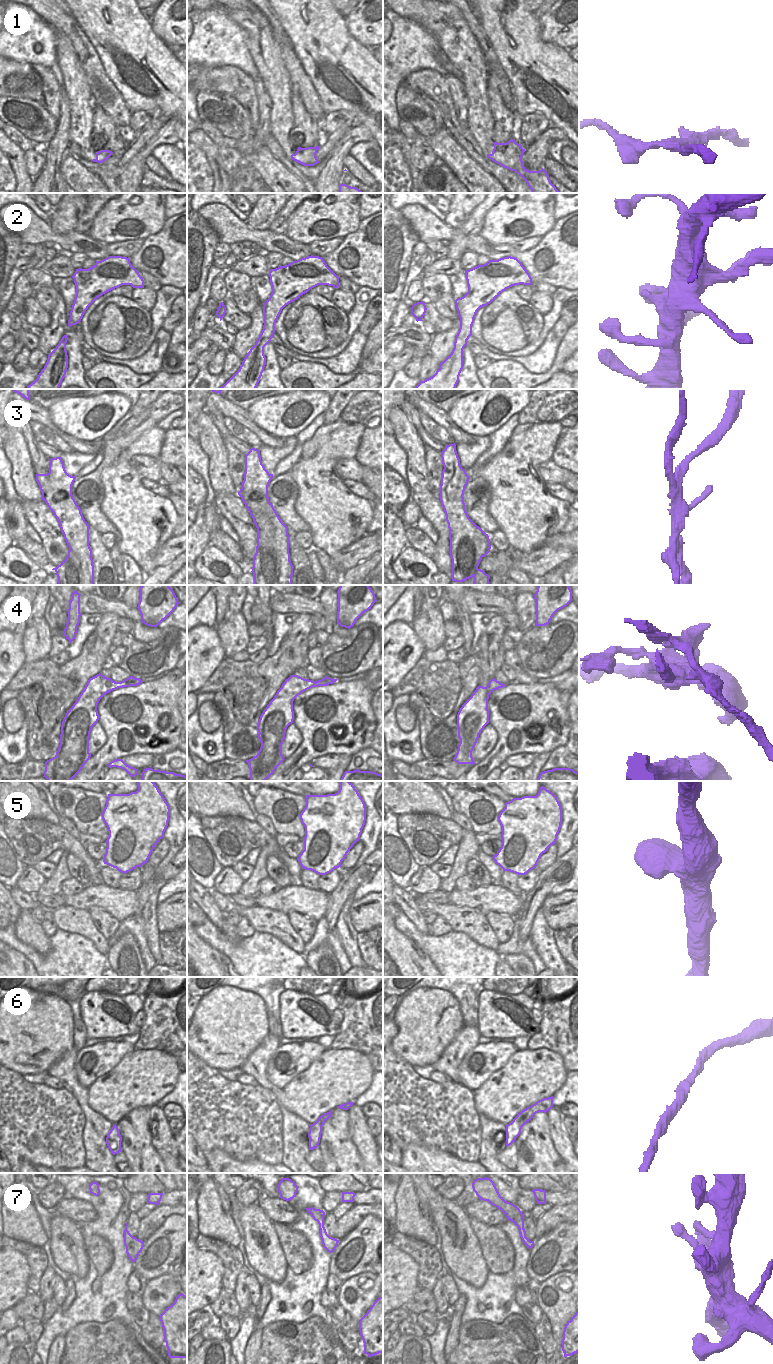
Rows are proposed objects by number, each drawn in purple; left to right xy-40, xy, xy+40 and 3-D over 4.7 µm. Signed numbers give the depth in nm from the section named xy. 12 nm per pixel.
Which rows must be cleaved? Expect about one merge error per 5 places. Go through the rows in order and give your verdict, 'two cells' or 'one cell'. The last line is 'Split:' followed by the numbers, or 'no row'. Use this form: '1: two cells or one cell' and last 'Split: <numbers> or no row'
1: two cells
2: one cell
3: two cells
4: two cells
5: one cell
6: one cell
7: one cell
Split: 1, 3, 4

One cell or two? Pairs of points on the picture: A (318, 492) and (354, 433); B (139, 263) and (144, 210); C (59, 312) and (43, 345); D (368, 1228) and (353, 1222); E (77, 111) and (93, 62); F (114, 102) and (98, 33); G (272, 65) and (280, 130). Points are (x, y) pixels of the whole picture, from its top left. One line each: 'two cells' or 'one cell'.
A: one cell
B: two cells
C: one cell
D: two cells
E: two cells
F: two cells
G: one cell

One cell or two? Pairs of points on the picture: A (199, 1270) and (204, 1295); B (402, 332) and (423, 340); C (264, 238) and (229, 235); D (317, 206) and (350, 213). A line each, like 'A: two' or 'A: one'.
A: one
B: one
C: one
D: one

